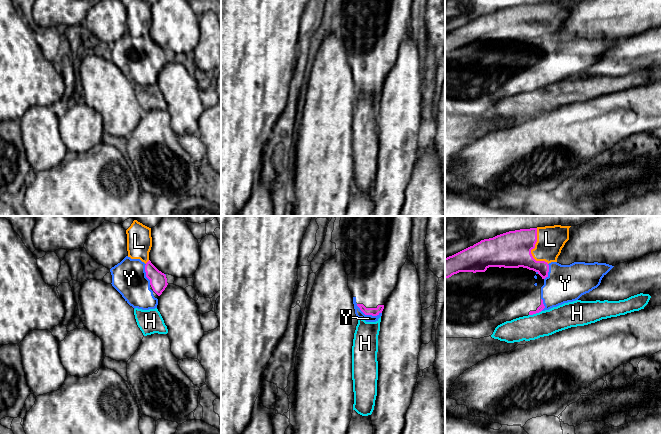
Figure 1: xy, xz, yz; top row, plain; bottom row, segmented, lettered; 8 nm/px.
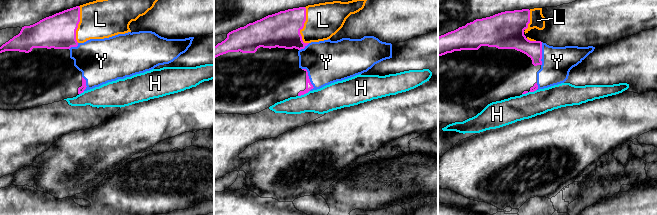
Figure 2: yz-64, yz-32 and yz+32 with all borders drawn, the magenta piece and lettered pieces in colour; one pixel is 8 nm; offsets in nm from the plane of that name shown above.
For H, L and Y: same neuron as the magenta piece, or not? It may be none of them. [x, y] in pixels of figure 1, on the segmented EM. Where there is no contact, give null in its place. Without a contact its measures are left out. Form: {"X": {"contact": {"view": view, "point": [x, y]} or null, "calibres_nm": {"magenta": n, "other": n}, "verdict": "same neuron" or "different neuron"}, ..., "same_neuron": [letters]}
{"H": {"contact": {"view": "yz", "point": [535, 313]}, "calibres_nm": {"magenta": 50, "other": 200}, "verdict": "different neuron"}, "L": {"contact": {"view": "yz", "point": [531, 249]}, "calibres_nm": {"magenta": 300, "other": 220}, "verdict": "same neuron"}, "Y": {"contact": {"view": "xz", "point": [368, 314]}, "calibres_nm": {"magenta": 60, "other": 60}, "verdict": "different neuron"}, "same_neuron": ["L"]}

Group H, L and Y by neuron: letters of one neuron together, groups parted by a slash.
H / L / Y

